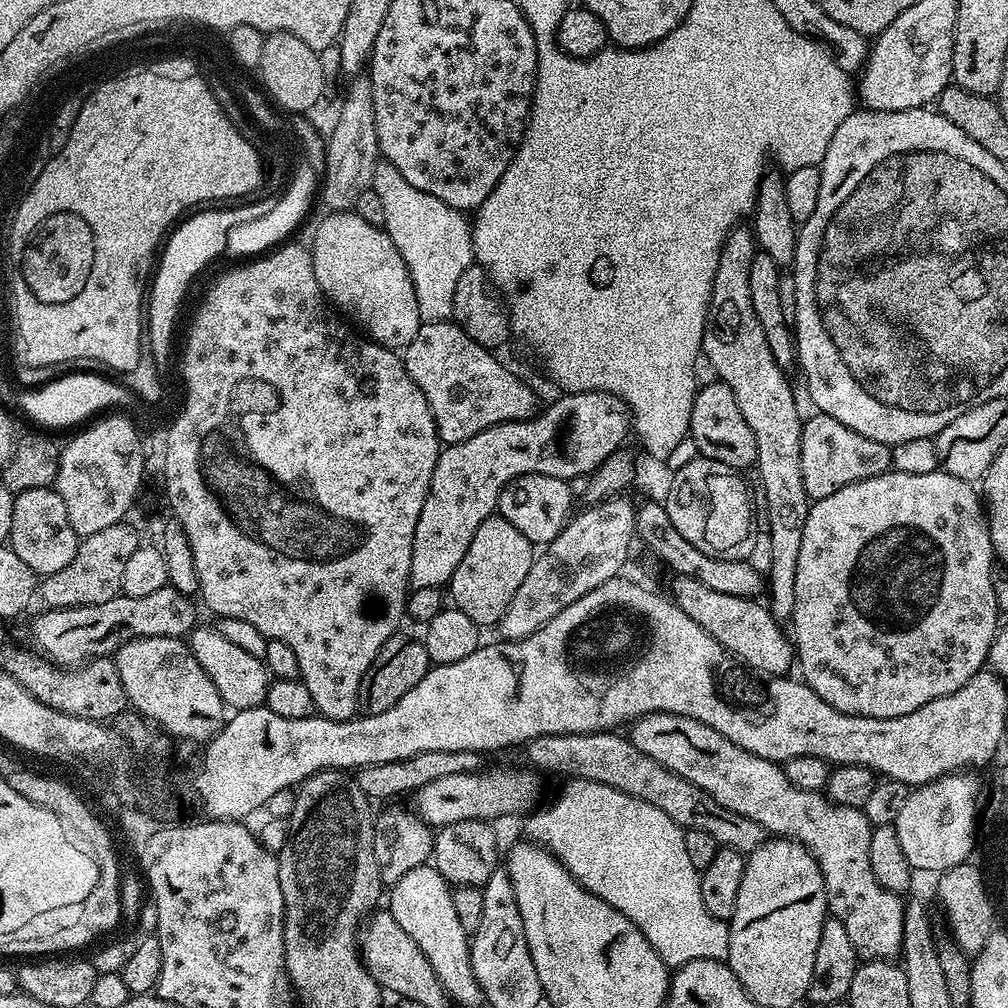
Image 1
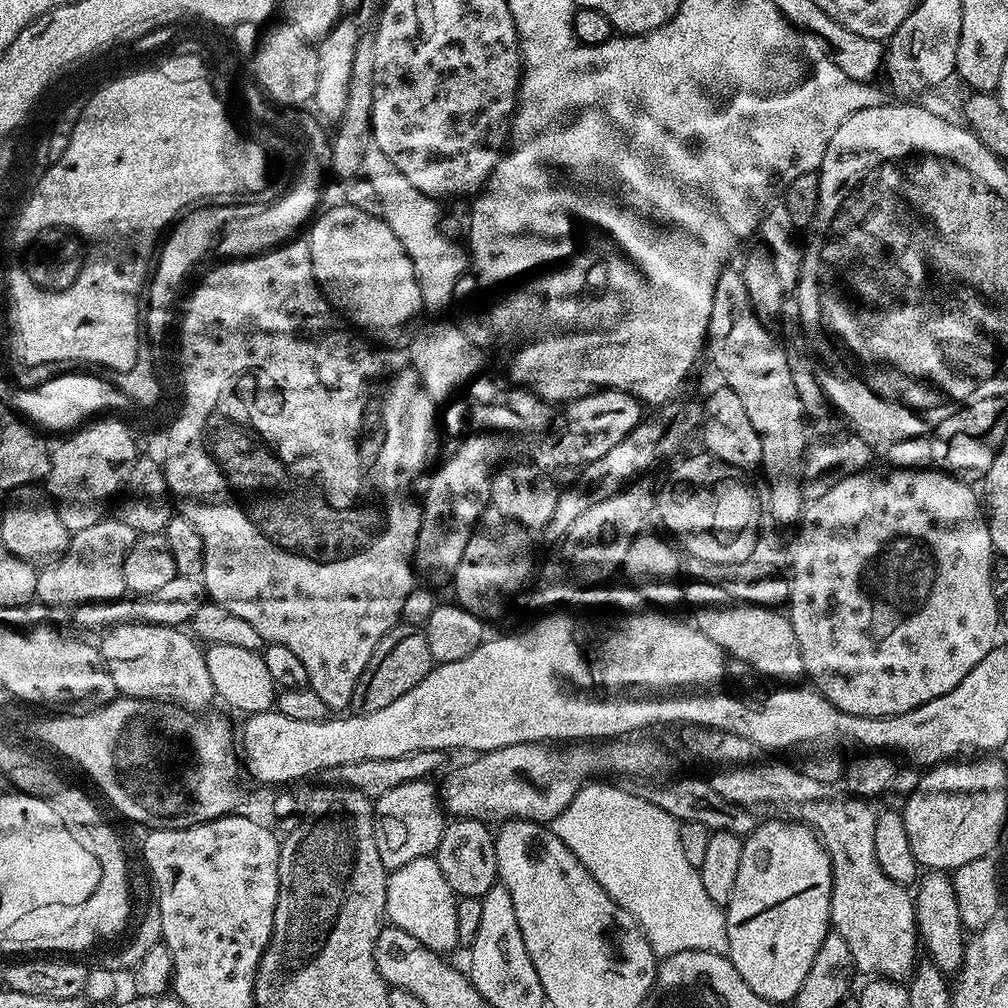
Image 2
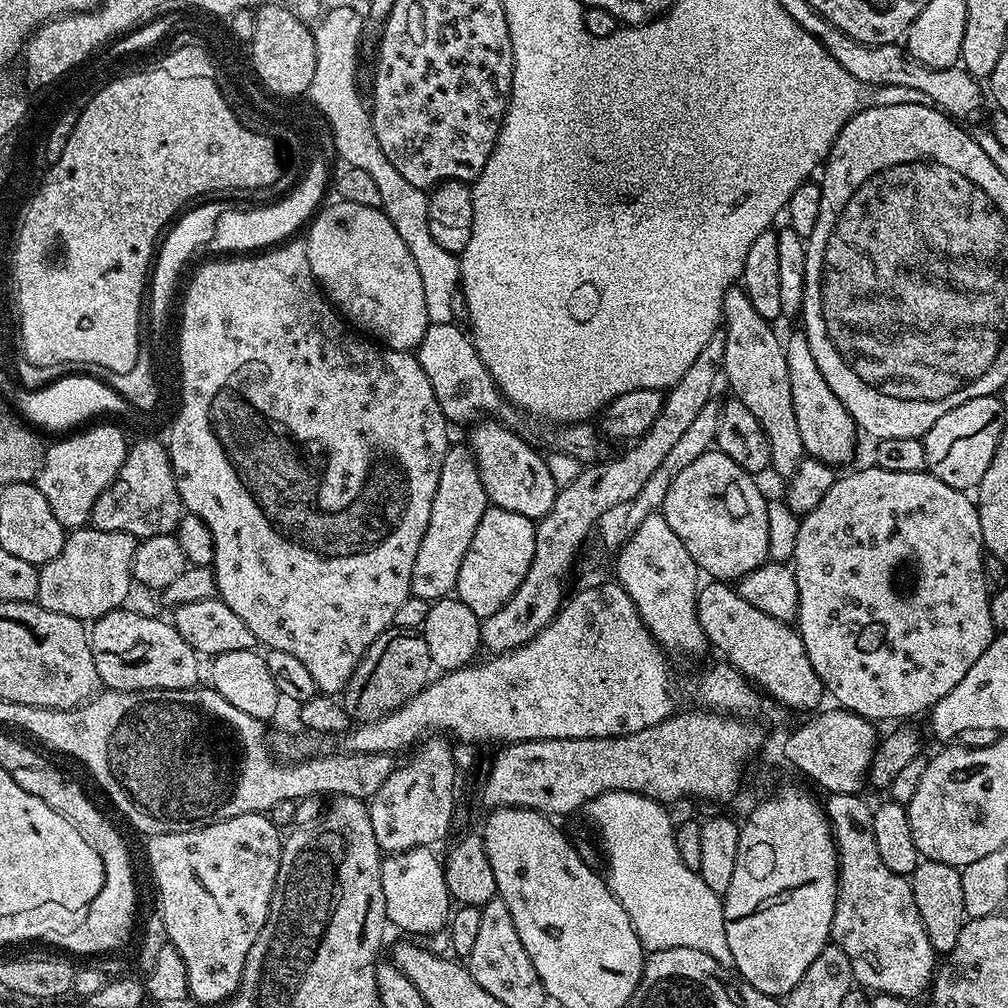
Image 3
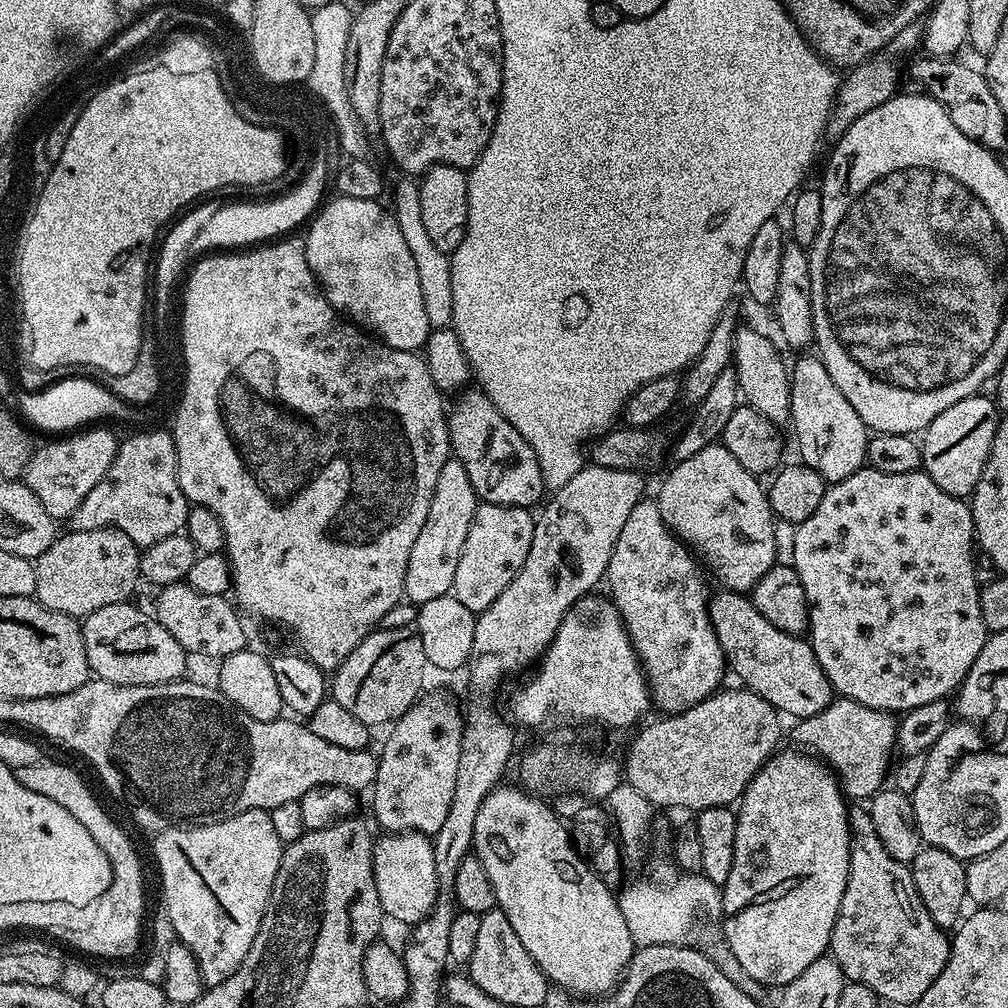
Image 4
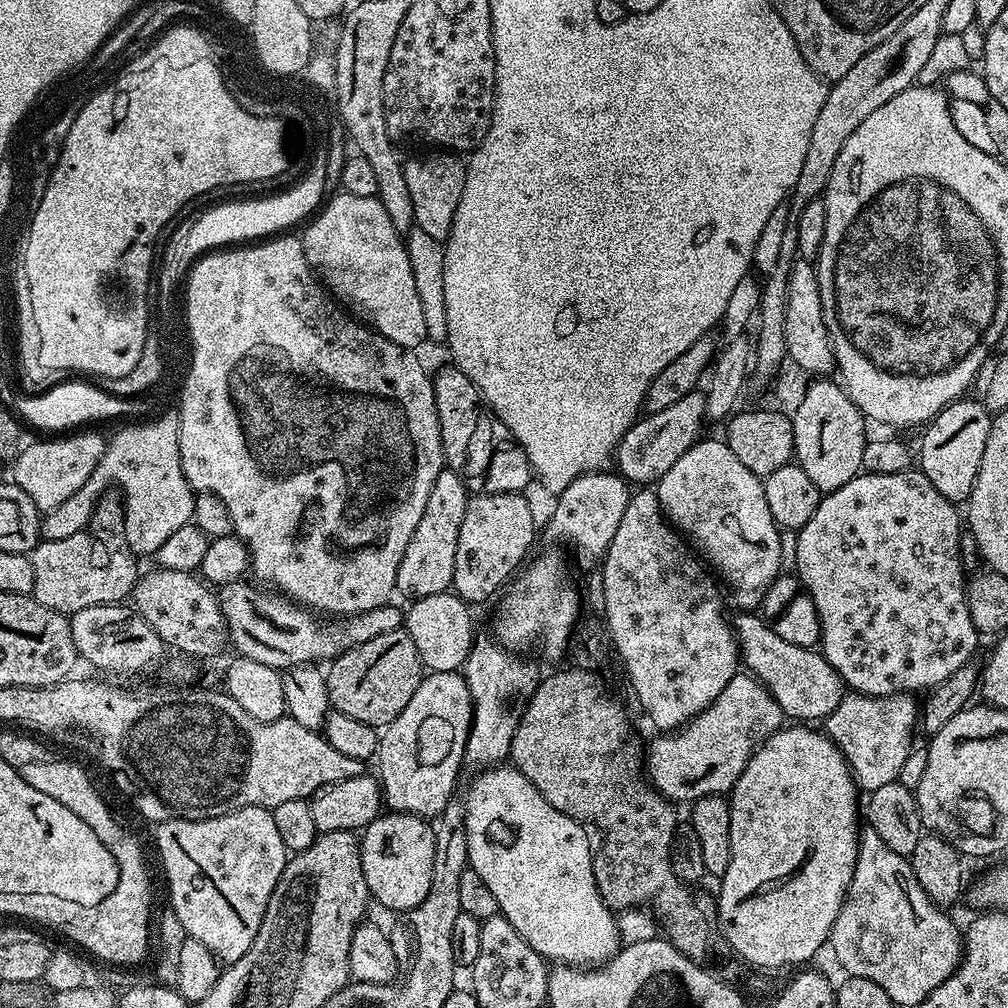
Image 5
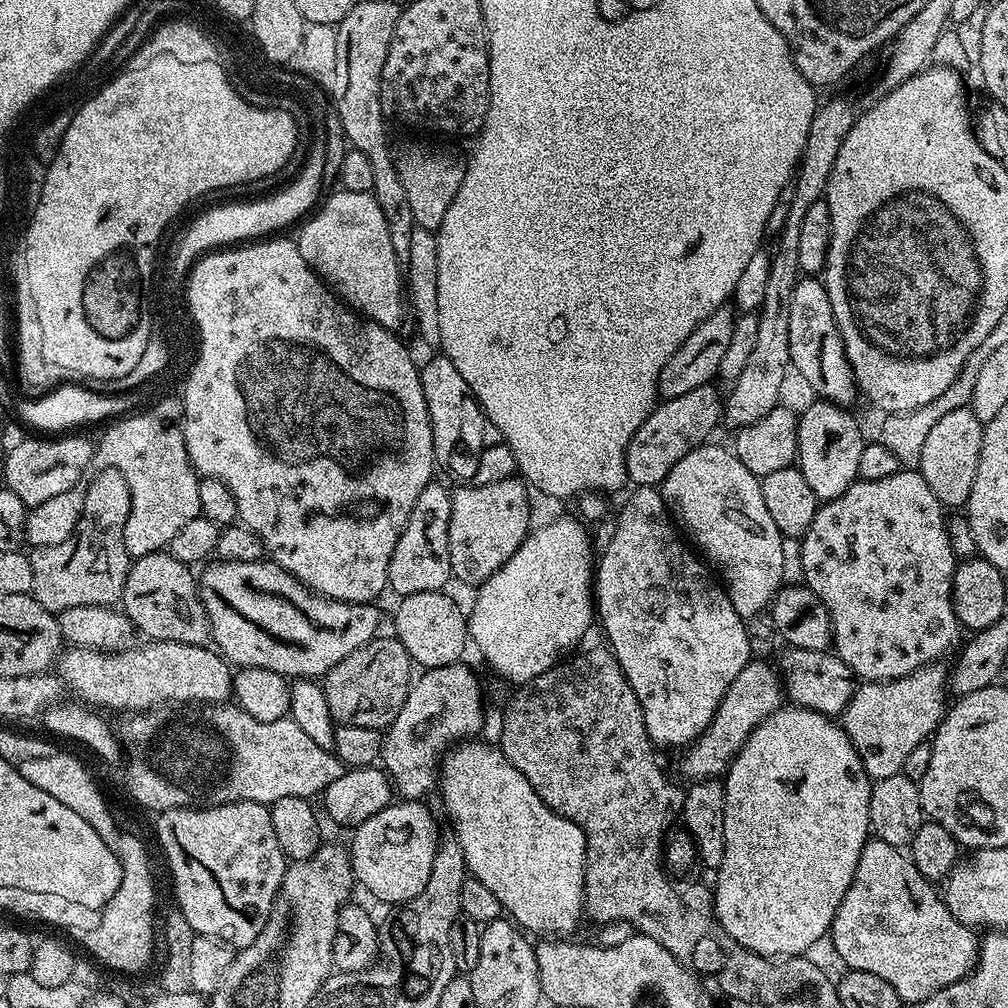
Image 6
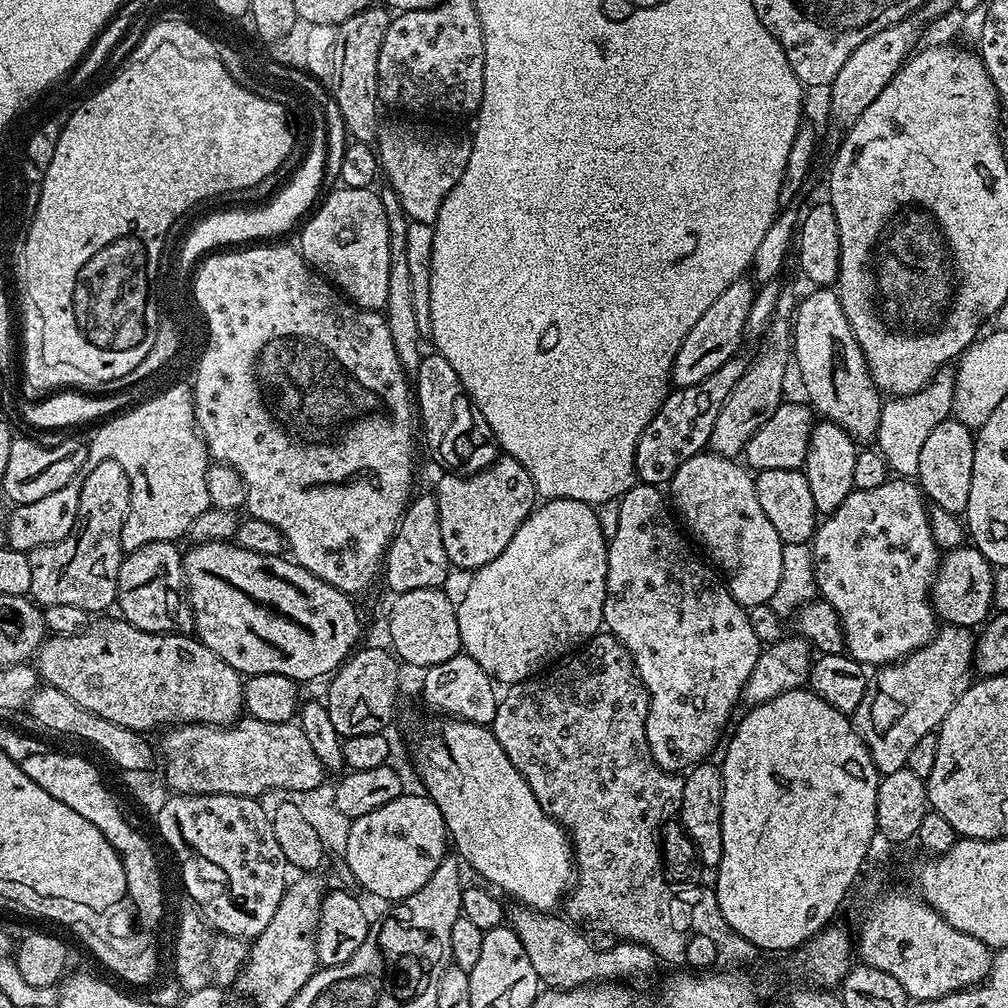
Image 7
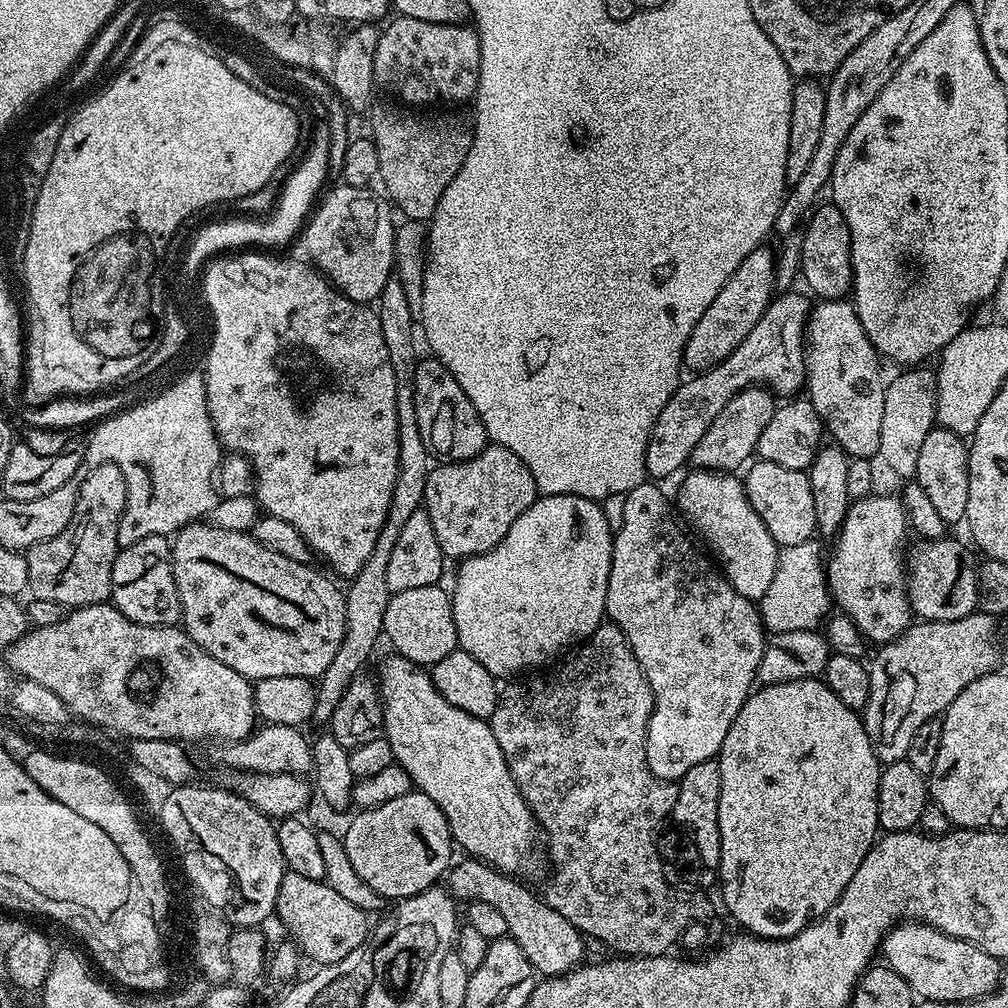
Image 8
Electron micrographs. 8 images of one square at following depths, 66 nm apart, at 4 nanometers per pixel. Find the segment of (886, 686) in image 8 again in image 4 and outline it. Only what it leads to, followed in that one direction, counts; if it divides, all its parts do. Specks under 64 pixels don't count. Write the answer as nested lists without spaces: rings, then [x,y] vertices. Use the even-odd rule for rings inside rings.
[[[840,696],[833,699],[826,710],[803,717],[795,724],[792,732],[795,745],[828,764],[849,799],[858,798],[857,801],[862,802],[881,791],[892,766],[890,760],[894,757],[896,742],[897,721],[891,713]]]

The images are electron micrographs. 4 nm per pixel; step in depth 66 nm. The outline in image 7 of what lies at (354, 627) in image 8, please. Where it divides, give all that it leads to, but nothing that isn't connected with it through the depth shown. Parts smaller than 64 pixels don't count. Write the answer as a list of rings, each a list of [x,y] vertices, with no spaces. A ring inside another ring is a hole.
[[[387,186],[381,188],[378,195],[384,207],[386,226],[390,234],[390,286],[386,288],[386,302],[382,315],[388,324],[390,338],[394,338],[394,350],[398,350],[398,358],[404,371],[414,374],[422,359],[422,333],[418,330],[418,318],[414,315],[414,286],[410,283],[410,265],[406,263],[406,230],[410,221],[402,210],[402,202],[398,202],[398,194],[394,194],[394,190]]]

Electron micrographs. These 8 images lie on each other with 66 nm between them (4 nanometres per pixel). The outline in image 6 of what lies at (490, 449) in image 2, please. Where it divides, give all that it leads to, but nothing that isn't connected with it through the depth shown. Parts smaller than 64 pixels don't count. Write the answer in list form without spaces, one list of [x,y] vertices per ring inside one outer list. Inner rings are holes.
[[[429,482],[418,494],[414,510],[394,546],[388,571],[388,588],[403,598],[410,594],[439,592],[447,580],[453,579],[450,566],[450,522],[452,521],[452,492],[444,484]]]

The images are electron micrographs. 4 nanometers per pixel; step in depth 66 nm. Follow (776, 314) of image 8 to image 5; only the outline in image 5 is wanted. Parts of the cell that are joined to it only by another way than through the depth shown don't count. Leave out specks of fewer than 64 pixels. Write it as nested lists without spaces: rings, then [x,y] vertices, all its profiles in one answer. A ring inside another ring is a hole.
[[[697,390],[686,394],[686,398],[666,406],[666,410],[641,415],[635,424],[622,434],[614,457],[614,468],[632,486],[652,486],[662,478],[701,439],[700,423],[705,423],[704,392]]]

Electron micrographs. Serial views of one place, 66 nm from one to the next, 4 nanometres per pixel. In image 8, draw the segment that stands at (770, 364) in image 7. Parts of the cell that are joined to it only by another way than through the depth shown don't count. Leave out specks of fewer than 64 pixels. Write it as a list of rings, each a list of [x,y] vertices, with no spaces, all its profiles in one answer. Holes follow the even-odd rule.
[[[763,386],[747,388],[730,398],[730,402],[722,406],[722,414],[710,422],[710,430],[706,430],[706,434],[702,434],[702,439],[698,441],[698,446],[694,446],[691,467],[705,472],[729,474],[743,469],[753,459],[758,438],[762,438],[762,430],[766,430],[770,418],[774,418],[777,407],[777,397]]]

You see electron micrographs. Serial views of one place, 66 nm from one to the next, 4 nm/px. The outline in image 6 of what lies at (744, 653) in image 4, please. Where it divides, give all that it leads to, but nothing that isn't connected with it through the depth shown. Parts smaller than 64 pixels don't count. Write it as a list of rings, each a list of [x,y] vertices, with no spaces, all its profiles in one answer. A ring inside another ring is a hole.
[[[785,647],[780,656],[778,671],[782,677],[783,687],[793,705],[797,708],[809,708],[821,712],[824,716],[839,717],[847,710],[852,695],[858,687],[857,677],[852,675],[850,666],[842,662],[835,651],[811,652],[801,648]]]

